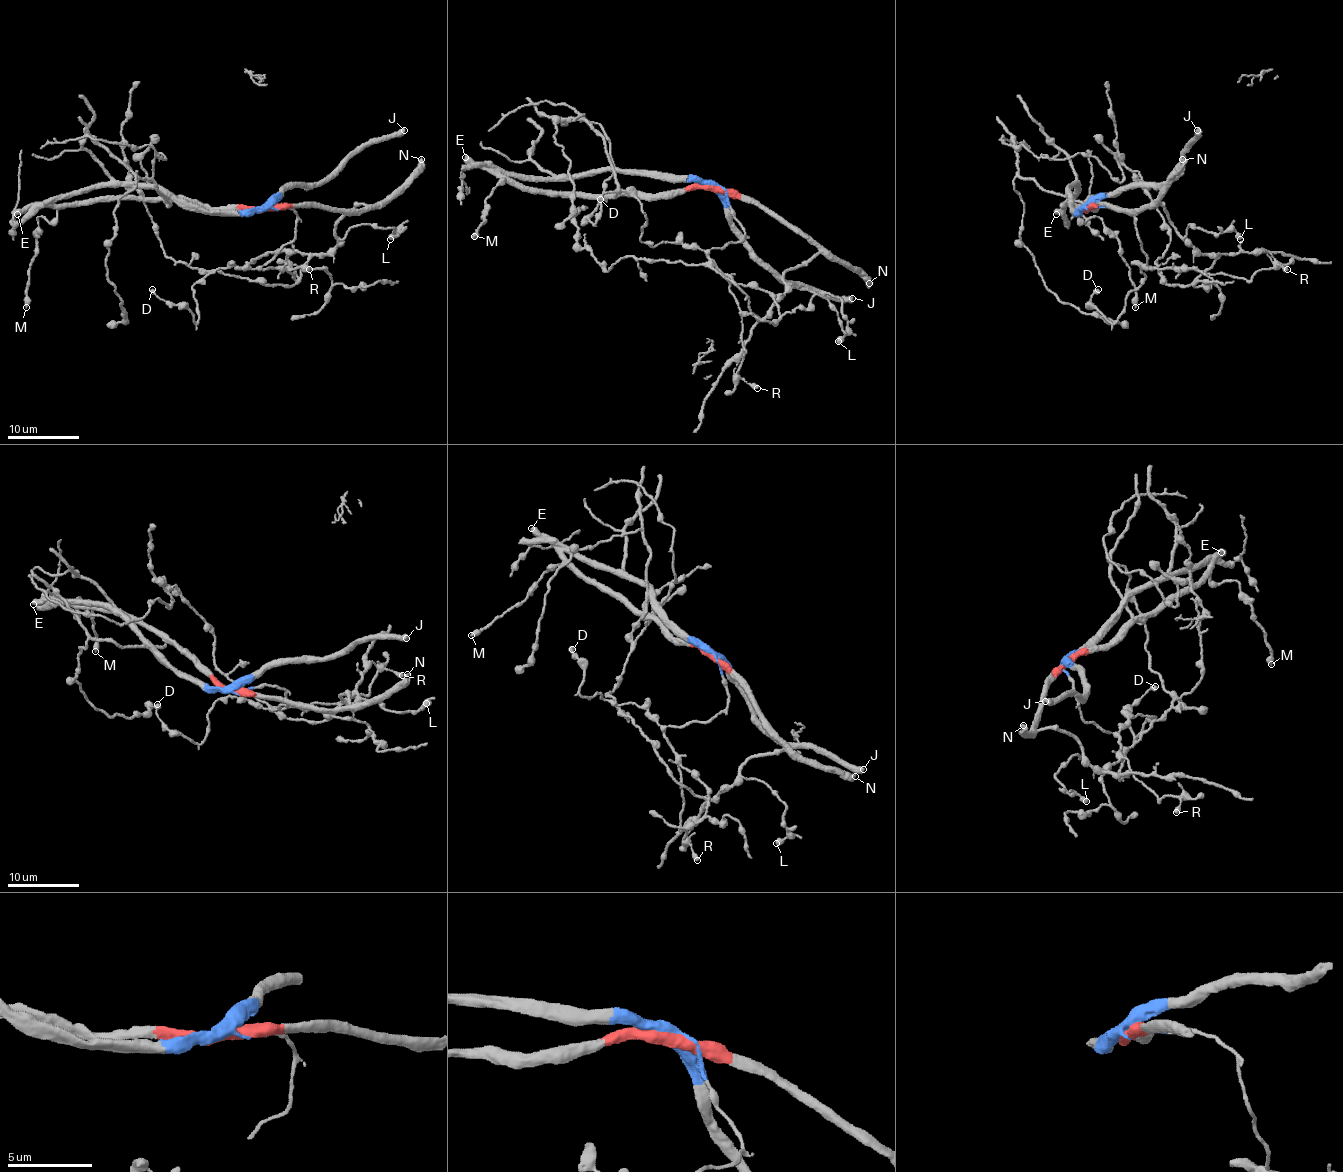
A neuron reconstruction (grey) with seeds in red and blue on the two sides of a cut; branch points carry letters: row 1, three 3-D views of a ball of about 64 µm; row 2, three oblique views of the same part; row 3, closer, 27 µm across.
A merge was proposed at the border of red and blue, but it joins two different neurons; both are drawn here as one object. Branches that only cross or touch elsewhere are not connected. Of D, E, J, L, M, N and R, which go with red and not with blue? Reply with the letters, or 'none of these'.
E, L, M, N

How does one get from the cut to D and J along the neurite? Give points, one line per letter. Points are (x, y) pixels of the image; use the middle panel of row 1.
D: (714, 185), (725, 190), (745, 235), (709, 250), (642, 242), (642, 205), (624, 190), (605, 192), (599, 199)
J: (714, 185), (725, 203), (725, 215), (734, 232), (784, 280), (797, 282), (822, 295), (853, 298)

